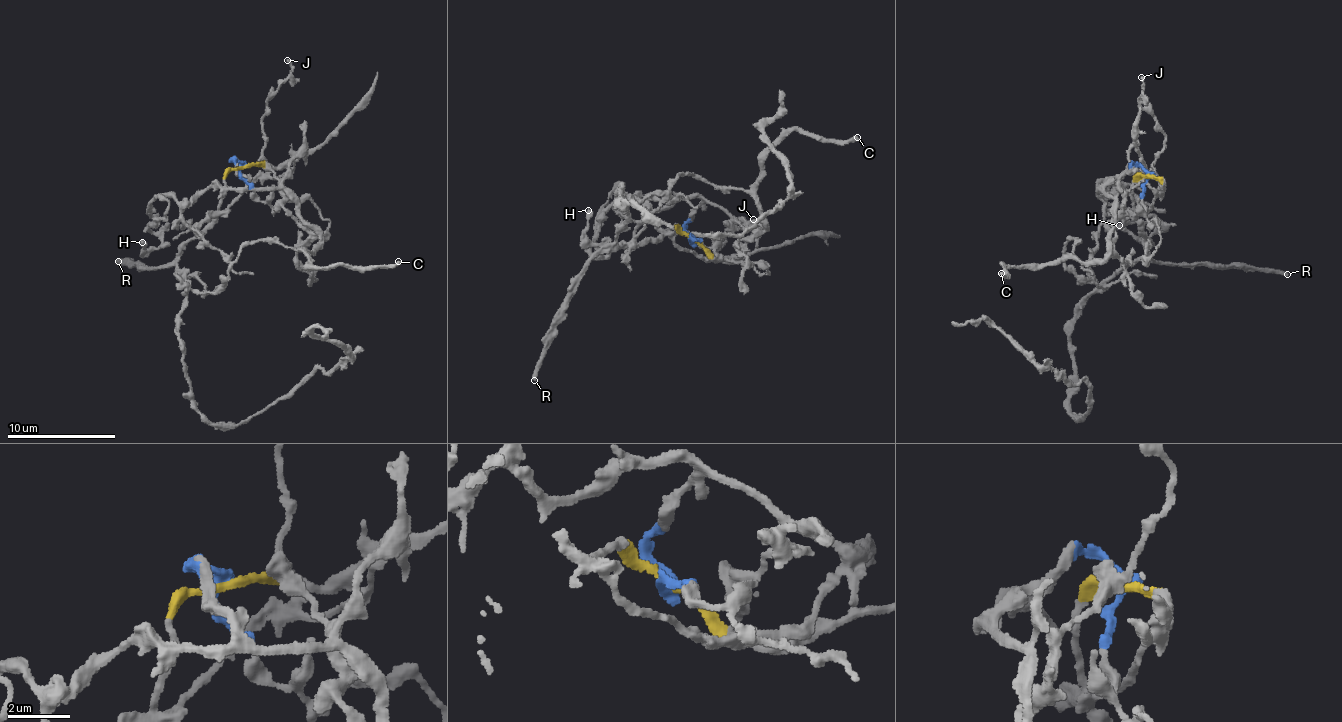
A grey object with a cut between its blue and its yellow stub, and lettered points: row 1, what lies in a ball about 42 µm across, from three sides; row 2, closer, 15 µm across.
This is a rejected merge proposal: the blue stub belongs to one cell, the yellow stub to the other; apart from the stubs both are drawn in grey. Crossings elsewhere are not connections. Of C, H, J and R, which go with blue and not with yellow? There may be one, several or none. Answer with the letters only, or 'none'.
C, H, J

